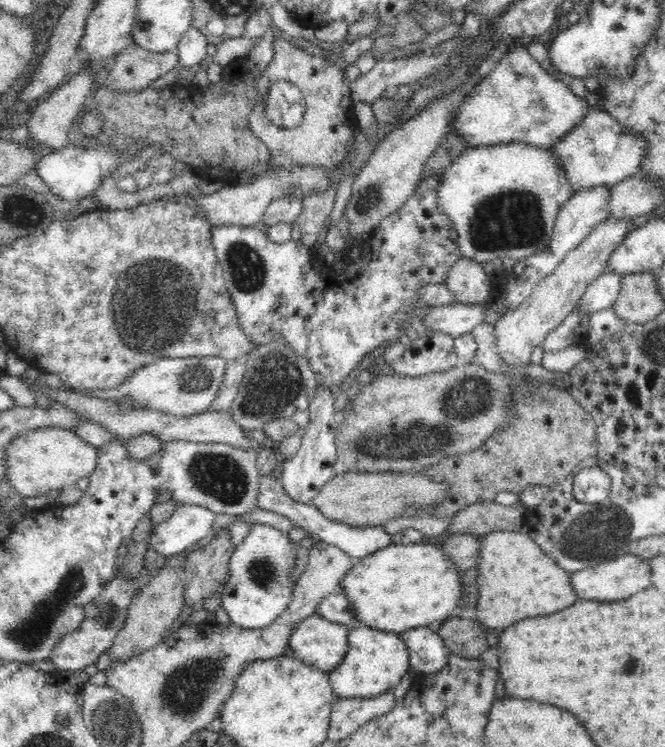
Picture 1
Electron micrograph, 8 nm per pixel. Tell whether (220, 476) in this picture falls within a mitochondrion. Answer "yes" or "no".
yes

